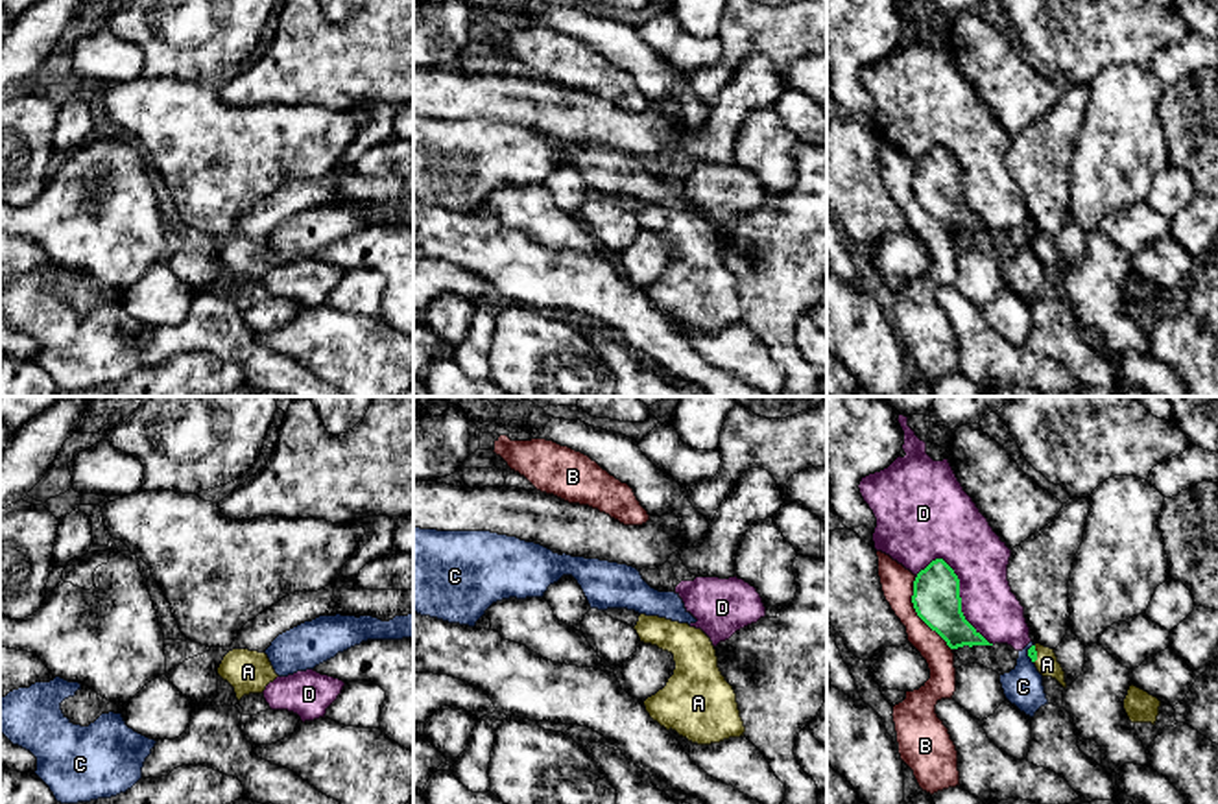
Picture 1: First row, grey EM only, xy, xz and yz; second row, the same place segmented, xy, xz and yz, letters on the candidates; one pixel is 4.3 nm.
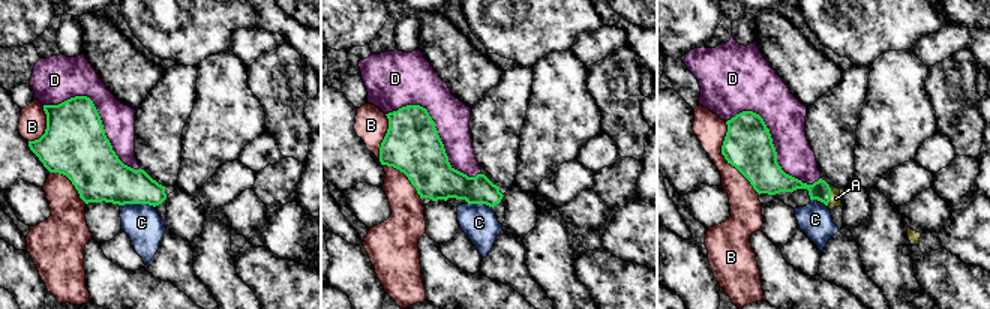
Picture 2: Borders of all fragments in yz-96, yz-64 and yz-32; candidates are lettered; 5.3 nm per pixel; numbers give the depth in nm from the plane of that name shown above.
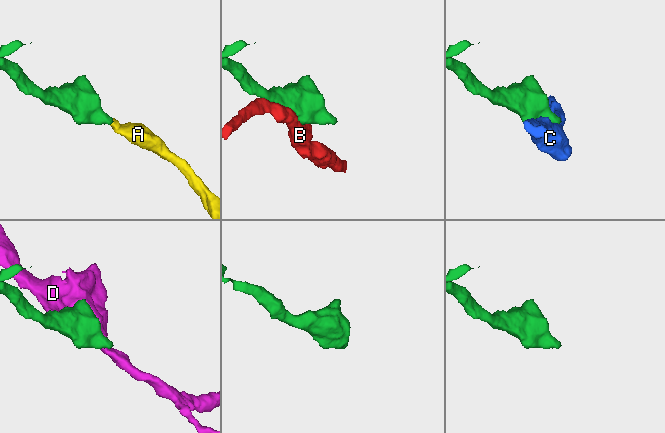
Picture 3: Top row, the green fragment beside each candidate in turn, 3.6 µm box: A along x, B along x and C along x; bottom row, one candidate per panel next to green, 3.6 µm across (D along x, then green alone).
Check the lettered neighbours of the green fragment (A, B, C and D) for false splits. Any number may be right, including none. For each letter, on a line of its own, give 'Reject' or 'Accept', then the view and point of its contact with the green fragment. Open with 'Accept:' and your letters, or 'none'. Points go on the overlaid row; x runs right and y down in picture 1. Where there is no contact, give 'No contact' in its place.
Accept: A
A: Accept. Touches green at yz (1036, 655)
B: Reject. Touches green at yz (918, 614)
C: Reject. Touches green at yz (1028, 653)
D: Reject. Touches green at yz (958, 591)

